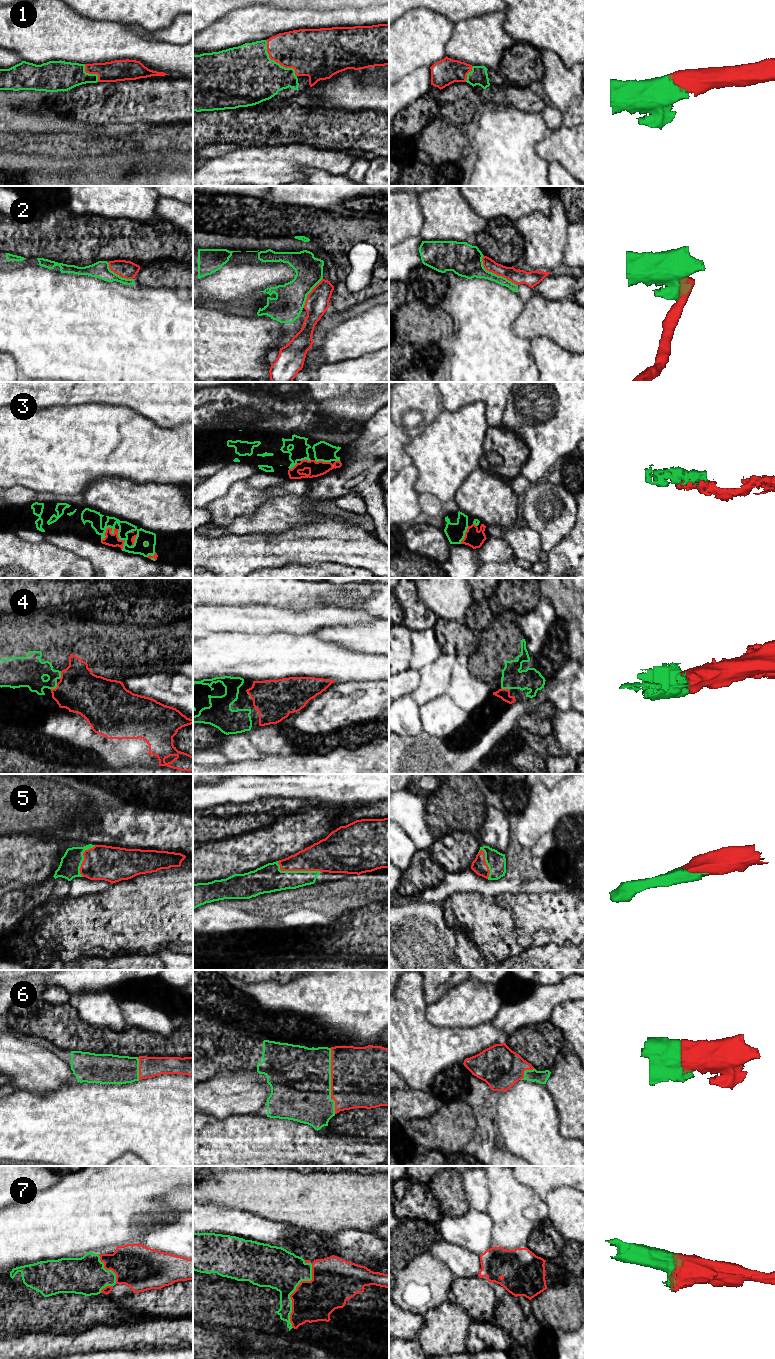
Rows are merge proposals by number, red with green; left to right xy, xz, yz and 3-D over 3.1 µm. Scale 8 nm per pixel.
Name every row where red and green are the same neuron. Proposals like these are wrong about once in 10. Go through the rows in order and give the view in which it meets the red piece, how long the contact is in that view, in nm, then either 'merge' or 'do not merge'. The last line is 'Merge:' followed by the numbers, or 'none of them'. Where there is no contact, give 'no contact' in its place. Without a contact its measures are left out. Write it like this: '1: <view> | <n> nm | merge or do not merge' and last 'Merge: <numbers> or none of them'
1: xz | 380 nm | merge
2: yz | 380 nm | merge
3: xy | 160 nm | merge
4: xy | 80 nm | merge
5: xz | 360 nm | merge
6: xz | 550 nm | merge
7: xz | 550 nm | merge
Merge: 1, 2, 3, 4, 5, 6, 7

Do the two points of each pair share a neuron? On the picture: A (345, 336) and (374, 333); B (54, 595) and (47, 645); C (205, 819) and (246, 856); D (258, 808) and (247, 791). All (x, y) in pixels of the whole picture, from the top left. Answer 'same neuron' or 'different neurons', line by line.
A: same neuron
B: different neurons
C: different neurons
D: different neurons

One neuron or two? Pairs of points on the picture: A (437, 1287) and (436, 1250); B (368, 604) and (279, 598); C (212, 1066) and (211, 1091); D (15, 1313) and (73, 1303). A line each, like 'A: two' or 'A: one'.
A: two
B: two
C: two
D: one

